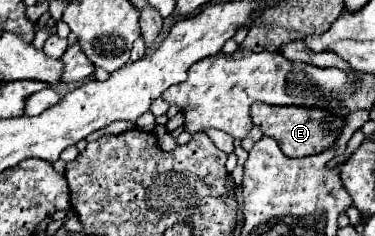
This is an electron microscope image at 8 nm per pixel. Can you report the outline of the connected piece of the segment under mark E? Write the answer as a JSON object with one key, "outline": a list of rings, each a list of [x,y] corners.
{"outline":[[[254,102],[254,106],[250,108],[250,118],[254,126],[258,126],[266,136],[276,138],[280,150],[286,156],[312,156],[330,148],[344,126],[344,118],[328,110],[300,106],[270,106],[262,102]]]}

